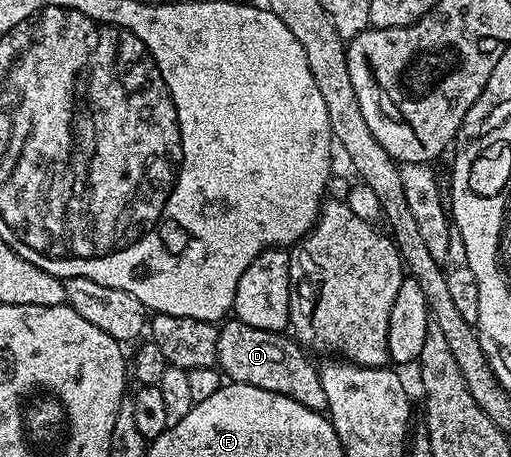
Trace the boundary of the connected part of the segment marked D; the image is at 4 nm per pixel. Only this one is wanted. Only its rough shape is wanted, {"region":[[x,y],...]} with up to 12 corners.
{"region":[[218,327],[216,366],[231,383],[325,412],[319,368],[293,338]]}

